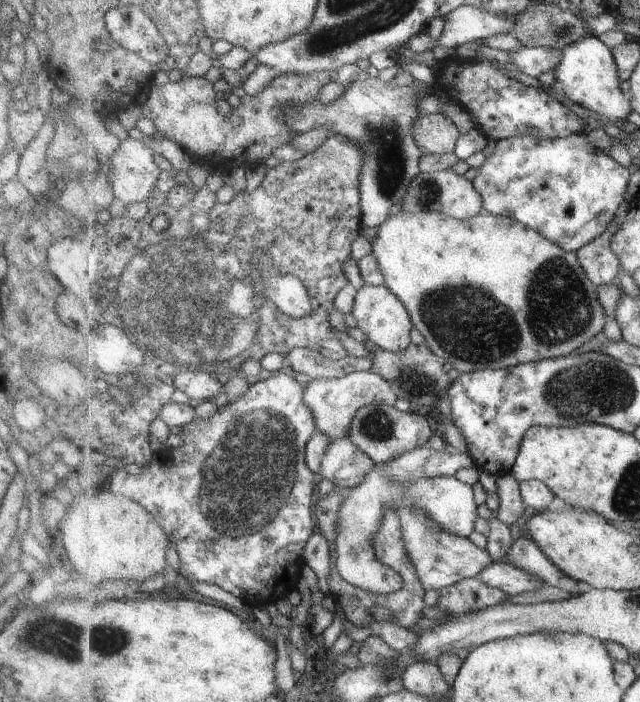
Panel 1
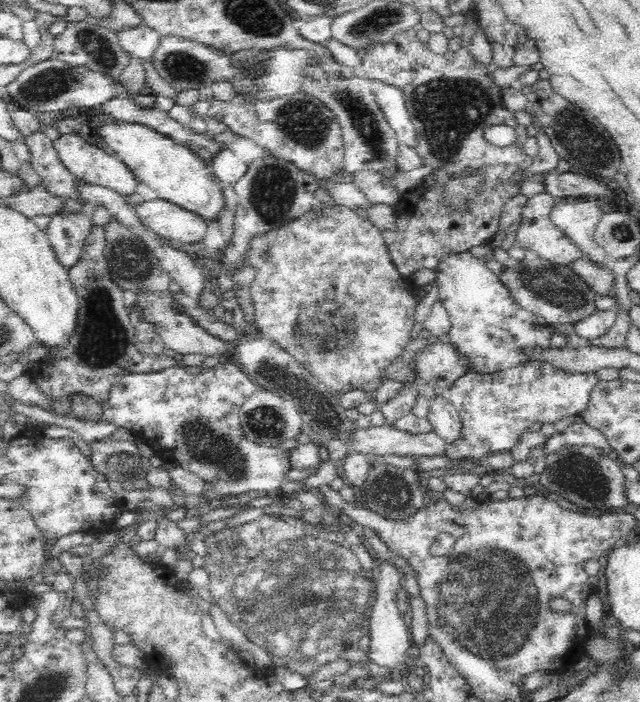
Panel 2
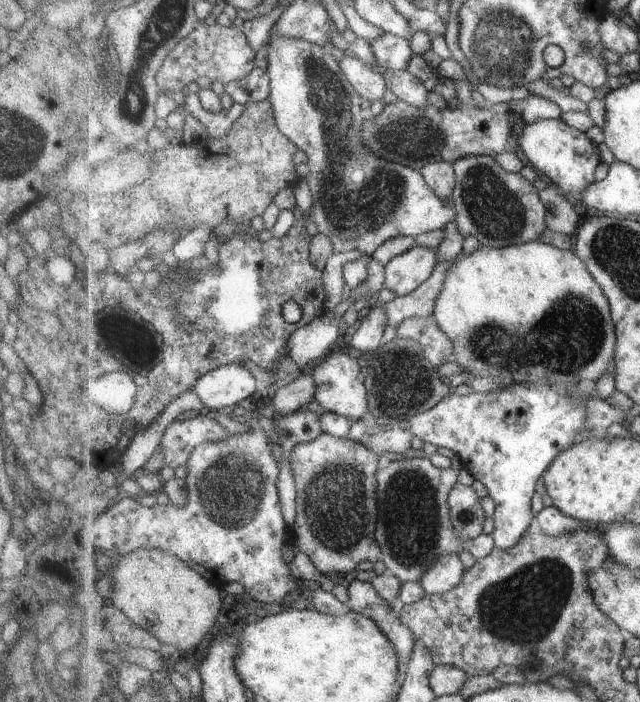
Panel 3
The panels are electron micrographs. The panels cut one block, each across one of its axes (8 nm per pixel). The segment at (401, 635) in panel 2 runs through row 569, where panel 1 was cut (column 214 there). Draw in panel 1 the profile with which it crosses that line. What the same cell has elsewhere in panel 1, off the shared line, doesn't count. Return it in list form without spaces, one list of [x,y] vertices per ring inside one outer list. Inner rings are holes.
[[[185,371],[175,376],[175,386],[189,398],[199,398],[204,401],[214,401],[223,389],[223,384],[208,372]]]

